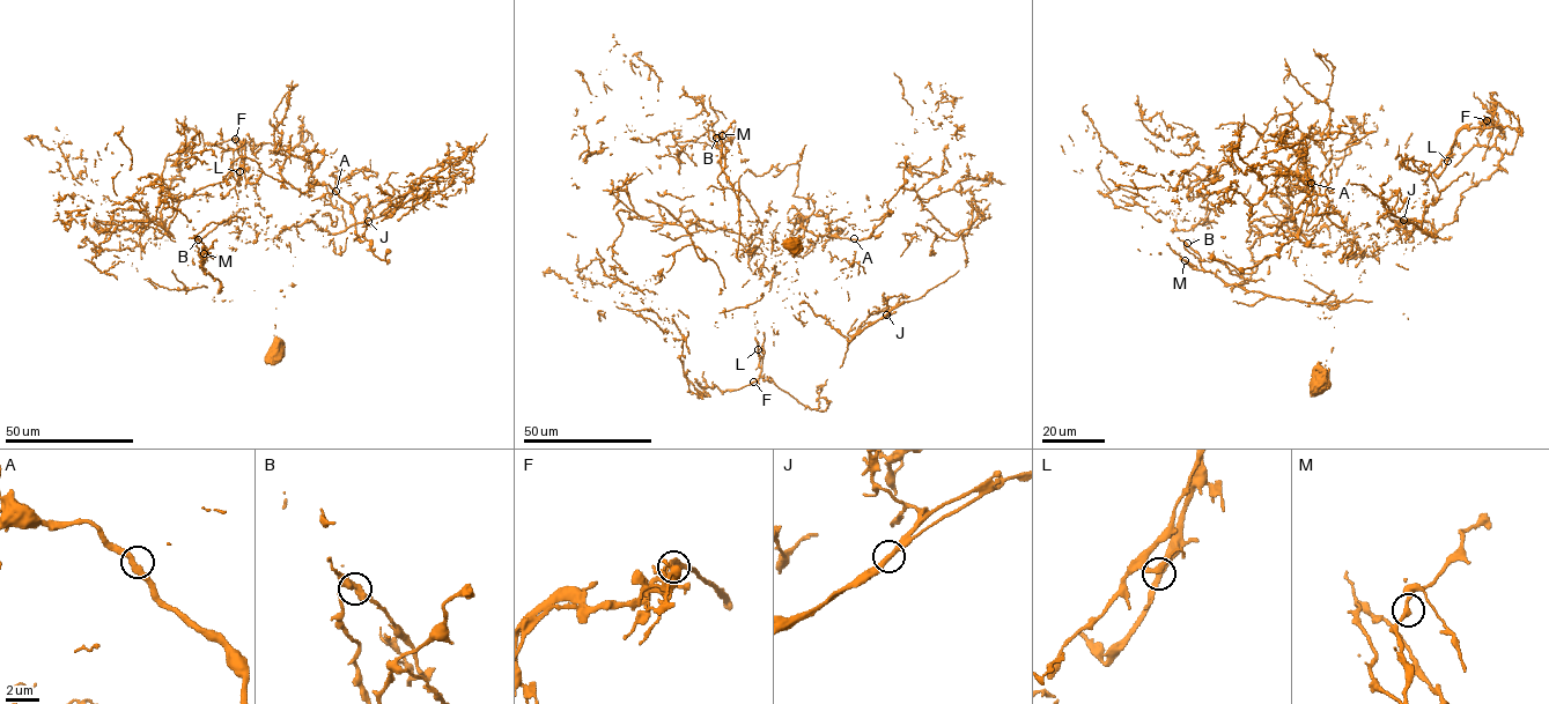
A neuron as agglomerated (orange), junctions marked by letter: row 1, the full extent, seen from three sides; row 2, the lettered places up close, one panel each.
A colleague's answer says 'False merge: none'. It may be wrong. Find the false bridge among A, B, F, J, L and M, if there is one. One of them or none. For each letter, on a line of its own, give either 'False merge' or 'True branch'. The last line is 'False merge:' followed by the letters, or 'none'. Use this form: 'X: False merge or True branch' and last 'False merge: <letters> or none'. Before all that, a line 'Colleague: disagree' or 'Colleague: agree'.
Colleague: agree
A: True branch
B: True branch
F: True branch
J: True branch
L: True branch
M: True branch
False merge: none

